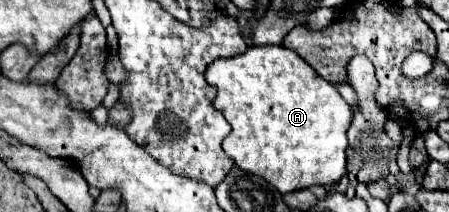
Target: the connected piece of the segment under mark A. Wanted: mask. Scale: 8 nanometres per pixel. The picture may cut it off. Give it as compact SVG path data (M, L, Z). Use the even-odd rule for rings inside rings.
M251 46L235 58L215 60L207 66L205 78L217 86L213 106L231 124L231 134L223 140L223 150L235 164L251 174L265 178L281 194L313 184L333 186L347 172L347 128L353 120L351 106L341 98L337 88L323 80L301 56L283 46Z

